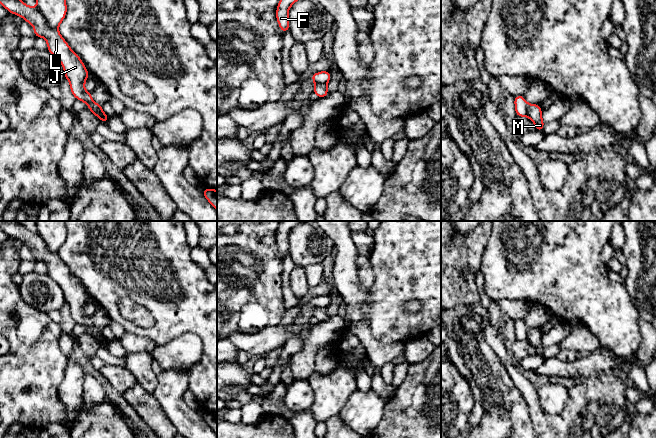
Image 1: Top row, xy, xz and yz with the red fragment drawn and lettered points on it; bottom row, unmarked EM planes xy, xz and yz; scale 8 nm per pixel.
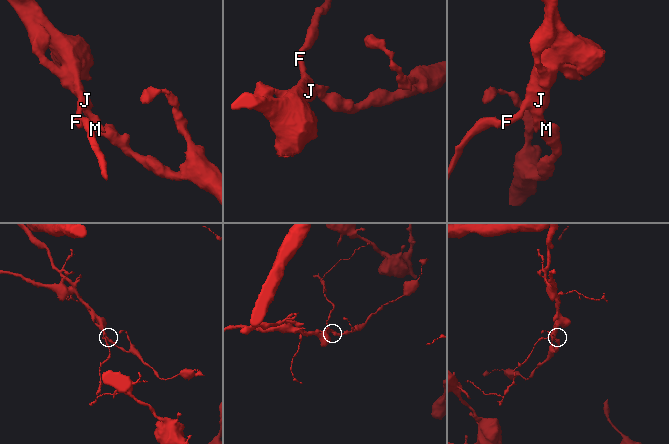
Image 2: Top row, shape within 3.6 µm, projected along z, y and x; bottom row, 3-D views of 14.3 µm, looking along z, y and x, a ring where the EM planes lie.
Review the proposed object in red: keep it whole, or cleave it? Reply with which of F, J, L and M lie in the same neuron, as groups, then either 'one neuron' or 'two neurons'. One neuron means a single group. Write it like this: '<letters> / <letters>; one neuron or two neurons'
F / J L M; two neurons

